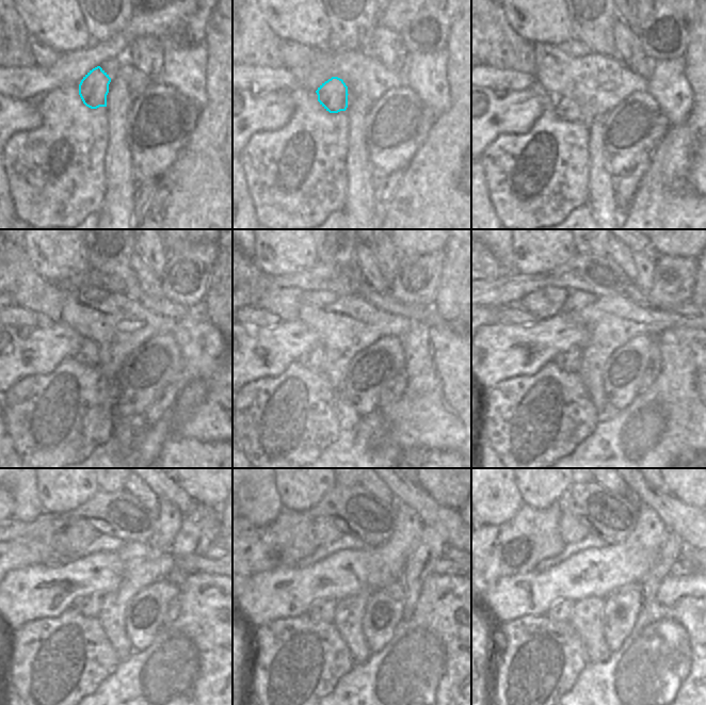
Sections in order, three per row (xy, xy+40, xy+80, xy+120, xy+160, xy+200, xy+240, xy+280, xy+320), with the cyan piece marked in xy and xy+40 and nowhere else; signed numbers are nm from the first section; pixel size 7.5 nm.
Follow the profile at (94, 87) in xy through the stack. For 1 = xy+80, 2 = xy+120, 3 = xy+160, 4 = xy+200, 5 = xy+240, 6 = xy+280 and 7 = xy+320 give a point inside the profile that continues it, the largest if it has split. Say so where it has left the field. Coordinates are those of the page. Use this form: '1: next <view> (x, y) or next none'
1: next xy+80 (566, 109)
2: next xy+120 (87, 353)
3: next xy+160 (317, 357)
4: next xy+200 (570, 362)
5: next xy+240 (89, 605)
6: next xy+280 (323, 610)
7: next xy+320 (561, 610)

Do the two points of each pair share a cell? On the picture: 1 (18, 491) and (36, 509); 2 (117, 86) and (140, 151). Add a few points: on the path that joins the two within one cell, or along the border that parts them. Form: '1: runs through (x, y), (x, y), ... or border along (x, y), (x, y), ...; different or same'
1: runs through (22, 495), (32, 505); same
2: border along (133, 99), (128, 112), (128, 142); different

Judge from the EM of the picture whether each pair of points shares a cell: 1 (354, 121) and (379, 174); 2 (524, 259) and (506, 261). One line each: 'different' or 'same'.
1: different
2: different

